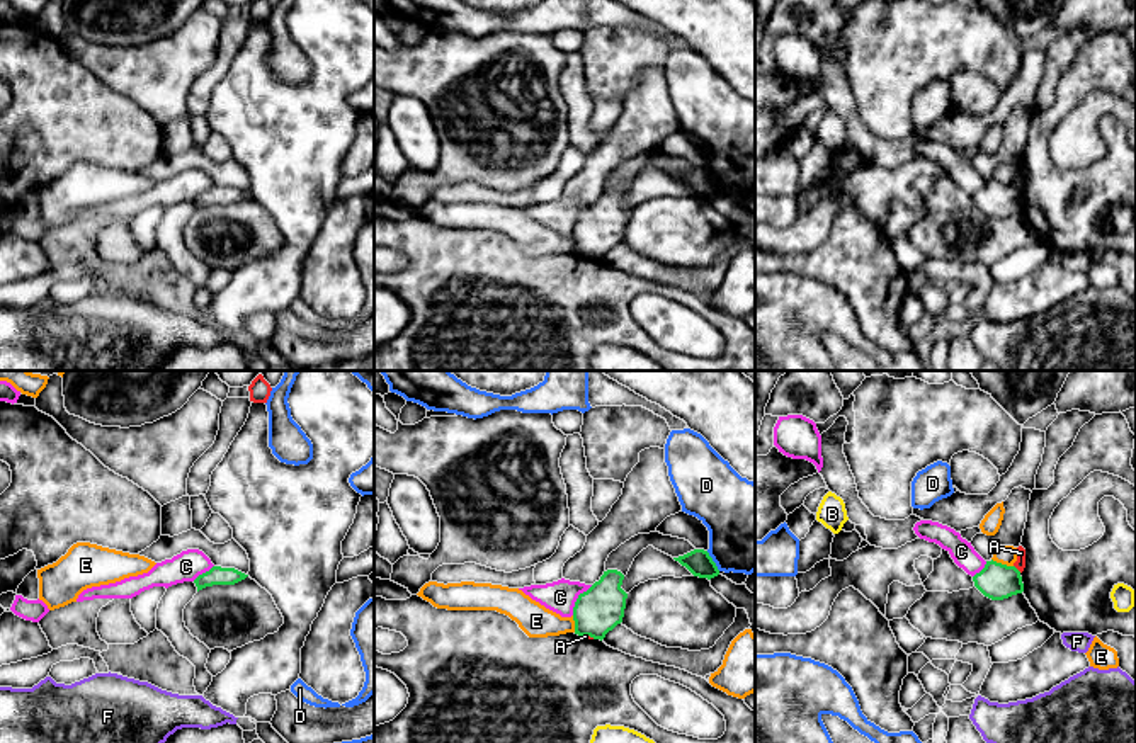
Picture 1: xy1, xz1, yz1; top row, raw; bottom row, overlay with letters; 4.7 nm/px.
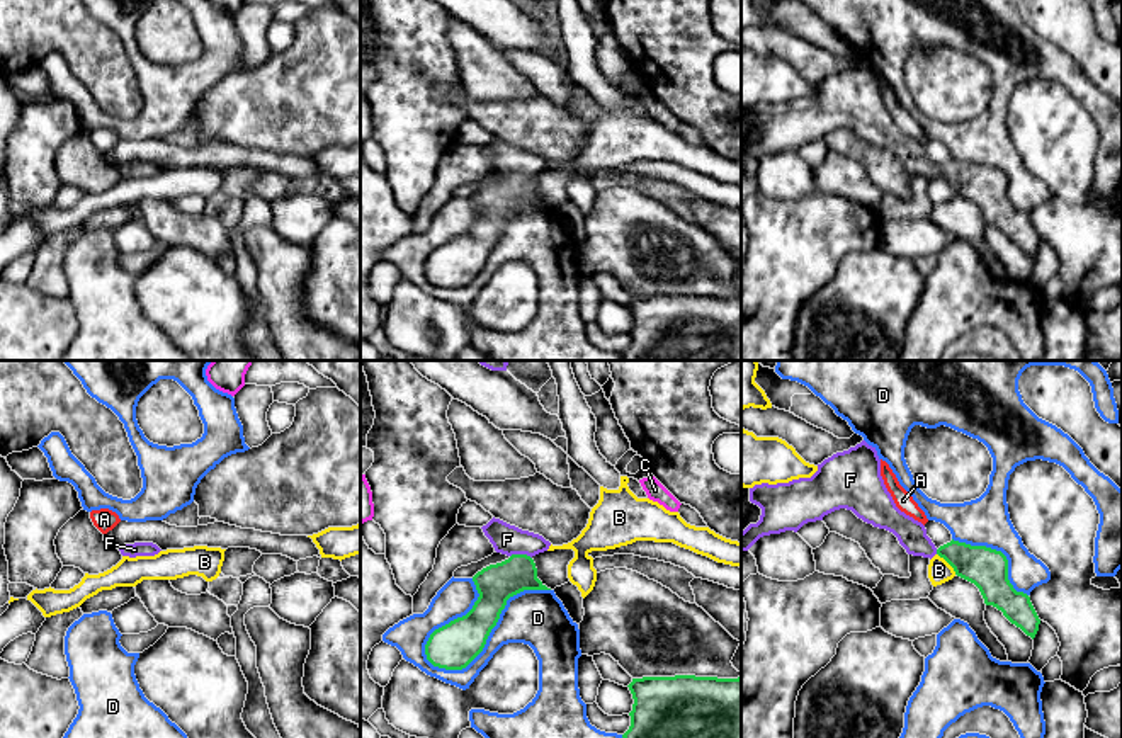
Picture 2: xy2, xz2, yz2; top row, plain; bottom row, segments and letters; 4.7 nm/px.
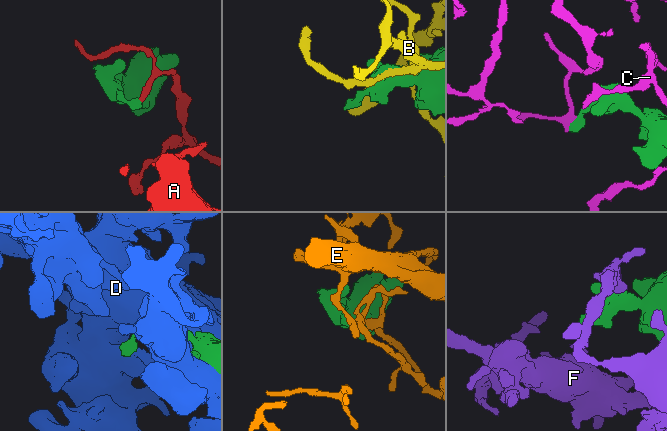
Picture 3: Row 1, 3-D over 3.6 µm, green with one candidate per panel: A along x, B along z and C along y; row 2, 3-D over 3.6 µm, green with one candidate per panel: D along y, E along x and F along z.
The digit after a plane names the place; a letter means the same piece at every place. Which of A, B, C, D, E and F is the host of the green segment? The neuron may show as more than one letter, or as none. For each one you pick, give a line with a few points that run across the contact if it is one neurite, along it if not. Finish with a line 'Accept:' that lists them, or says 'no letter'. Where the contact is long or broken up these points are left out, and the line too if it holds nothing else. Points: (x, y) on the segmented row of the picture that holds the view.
F: line xz2 (495, 584), (521, 555), (507, 539)
Accept: F

